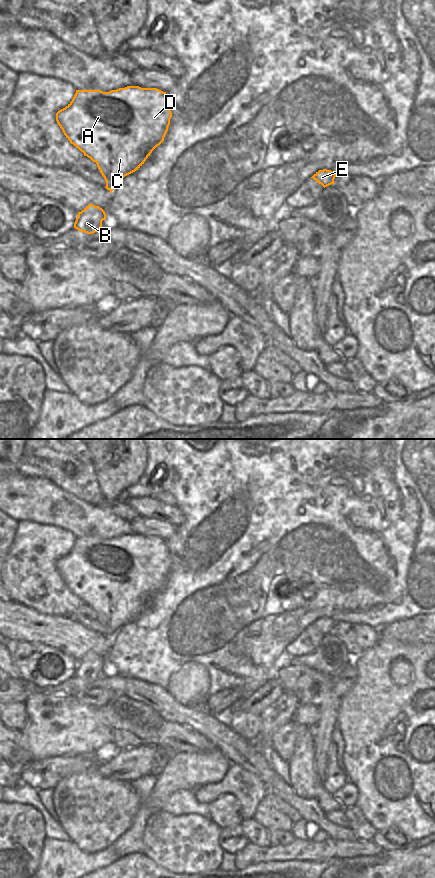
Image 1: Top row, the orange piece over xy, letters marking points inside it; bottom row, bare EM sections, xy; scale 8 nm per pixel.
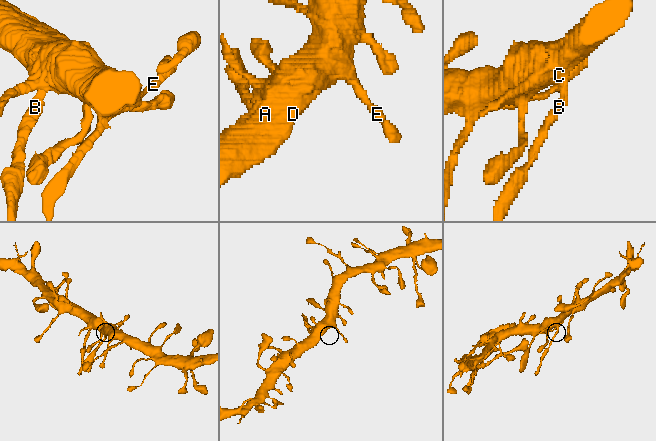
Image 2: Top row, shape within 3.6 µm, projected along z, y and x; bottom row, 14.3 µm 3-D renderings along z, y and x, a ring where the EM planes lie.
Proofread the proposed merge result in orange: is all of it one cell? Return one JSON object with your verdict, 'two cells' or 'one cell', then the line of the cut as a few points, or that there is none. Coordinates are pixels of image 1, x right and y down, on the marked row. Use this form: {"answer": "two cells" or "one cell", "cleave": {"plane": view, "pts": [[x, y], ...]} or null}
{"answer": "two cells", "cleave": {"plane": "xy", "pts": [[103, 161], [109, 169], [110, 189]]}}

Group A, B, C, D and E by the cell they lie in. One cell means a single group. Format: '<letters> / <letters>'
A C D E / B

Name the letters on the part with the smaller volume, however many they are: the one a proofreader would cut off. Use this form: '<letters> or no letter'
B.

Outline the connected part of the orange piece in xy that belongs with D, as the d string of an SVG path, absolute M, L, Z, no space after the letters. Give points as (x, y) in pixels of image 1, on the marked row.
M127 86L109 92L101 90L76 90L72 101L56 113L56 121L66 138L79 150L85 148L102 171L105 162L110 169L110 193L127 175L138 170L152 151L163 141L170 125L172 113L166 92L157 88Z

